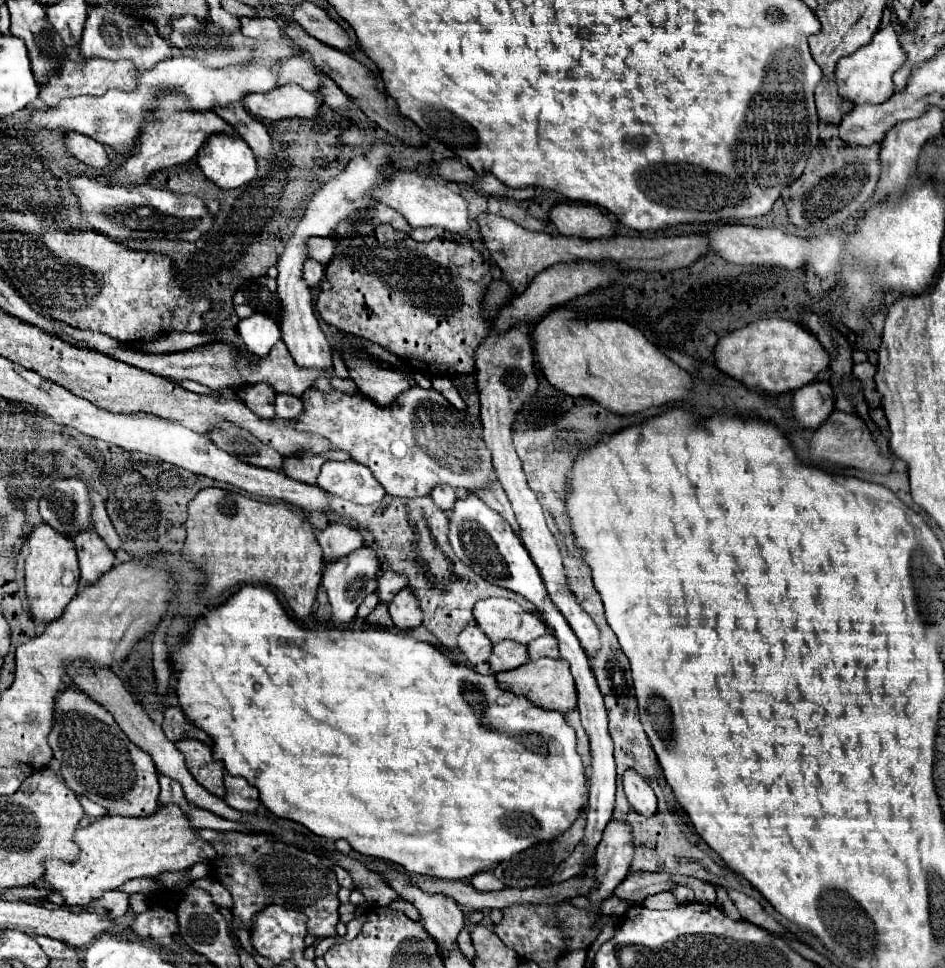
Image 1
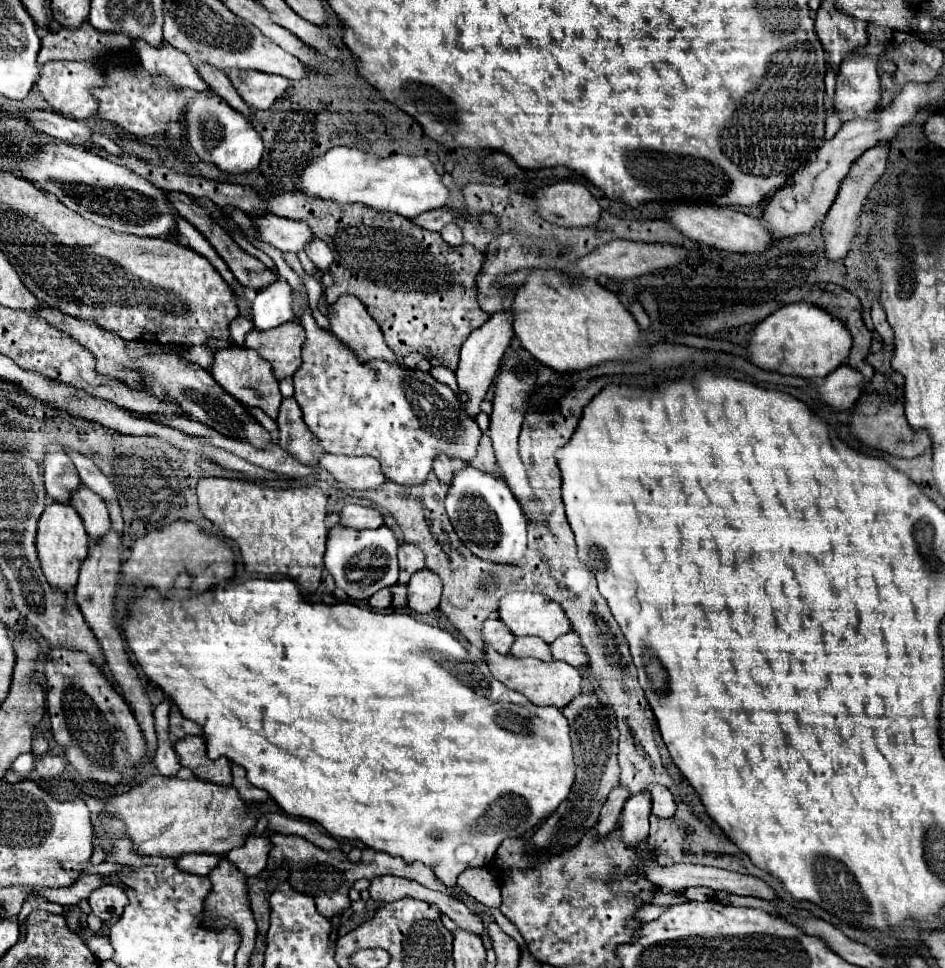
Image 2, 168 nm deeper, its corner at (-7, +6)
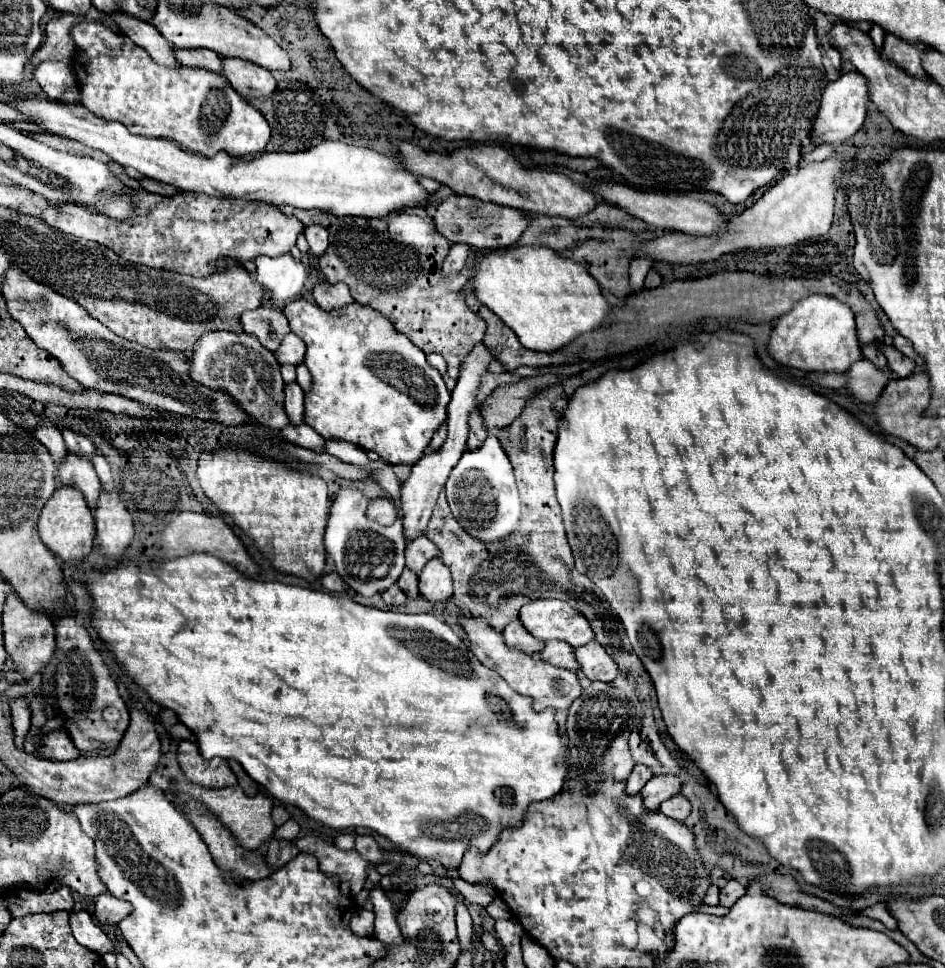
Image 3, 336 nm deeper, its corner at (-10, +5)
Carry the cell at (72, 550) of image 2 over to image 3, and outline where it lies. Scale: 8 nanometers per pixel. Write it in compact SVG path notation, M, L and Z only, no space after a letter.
M61 486L55 490L39 516L39 536L45 546L61 558L61 562L81 562L89 556L95 540L95 520L79 490L71 486Z

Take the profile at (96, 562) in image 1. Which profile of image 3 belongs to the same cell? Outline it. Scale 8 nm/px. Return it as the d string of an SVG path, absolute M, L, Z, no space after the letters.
M67 454L65 462L59 466L59 478L63 486L79 488L87 506L95 510L101 496L101 482L91 462L85 462L83 458L77 458L75 454Z

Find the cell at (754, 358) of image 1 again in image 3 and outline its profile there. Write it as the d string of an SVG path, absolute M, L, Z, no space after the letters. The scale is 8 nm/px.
M819 294L803 298L789 314L783 314L777 320L767 350L779 364L805 372L847 372L853 362L861 360L851 308L831 296Z

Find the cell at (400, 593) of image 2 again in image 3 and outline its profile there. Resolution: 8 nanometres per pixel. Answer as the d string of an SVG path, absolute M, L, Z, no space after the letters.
M407 568L403 570L401 578L397 580L397 586L405 592L405 596L409 600L415 600L419 596L419 590L417 590L417 574L411 572L411 570L407 570Z

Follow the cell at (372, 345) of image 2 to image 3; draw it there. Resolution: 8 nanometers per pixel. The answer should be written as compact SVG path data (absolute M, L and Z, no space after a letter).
M319 282L315 284L315 290L313 290L313 298L315 302L323 308L323 310L339 310L347 304L353 304L355 300L351 298L349 294L349 288L339 282L339 284L329 284L329 282Z

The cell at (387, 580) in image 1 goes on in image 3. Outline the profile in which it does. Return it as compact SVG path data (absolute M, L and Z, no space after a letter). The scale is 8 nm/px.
M419 536L411 542L407 542L407 548L405 548L405 562L407 562L407 568L415 574L419 574L423 570L423 566L437 558L439 556L439 548L425 536Z

